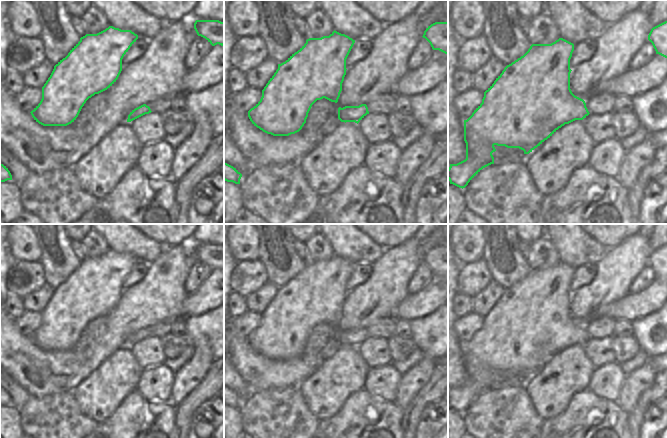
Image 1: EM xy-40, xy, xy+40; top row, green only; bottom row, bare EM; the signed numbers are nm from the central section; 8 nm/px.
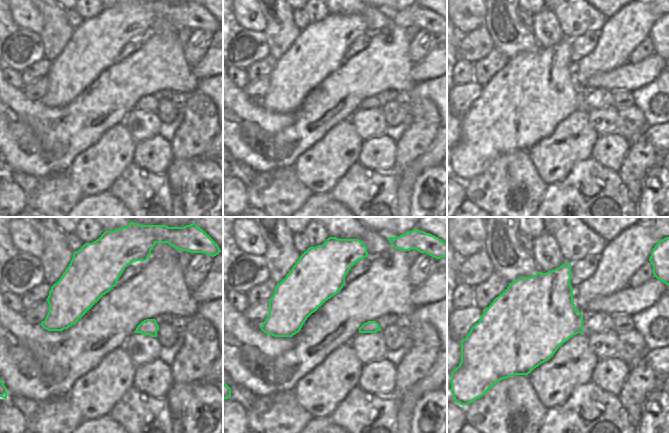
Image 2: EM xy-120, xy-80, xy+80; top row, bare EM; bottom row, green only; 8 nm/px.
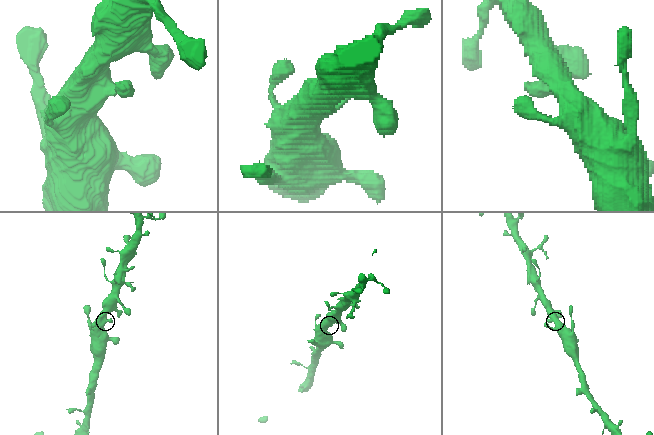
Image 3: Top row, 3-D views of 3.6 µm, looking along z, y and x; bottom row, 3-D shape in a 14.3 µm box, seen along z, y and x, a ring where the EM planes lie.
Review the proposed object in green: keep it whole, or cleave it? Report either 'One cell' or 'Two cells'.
One cell.

